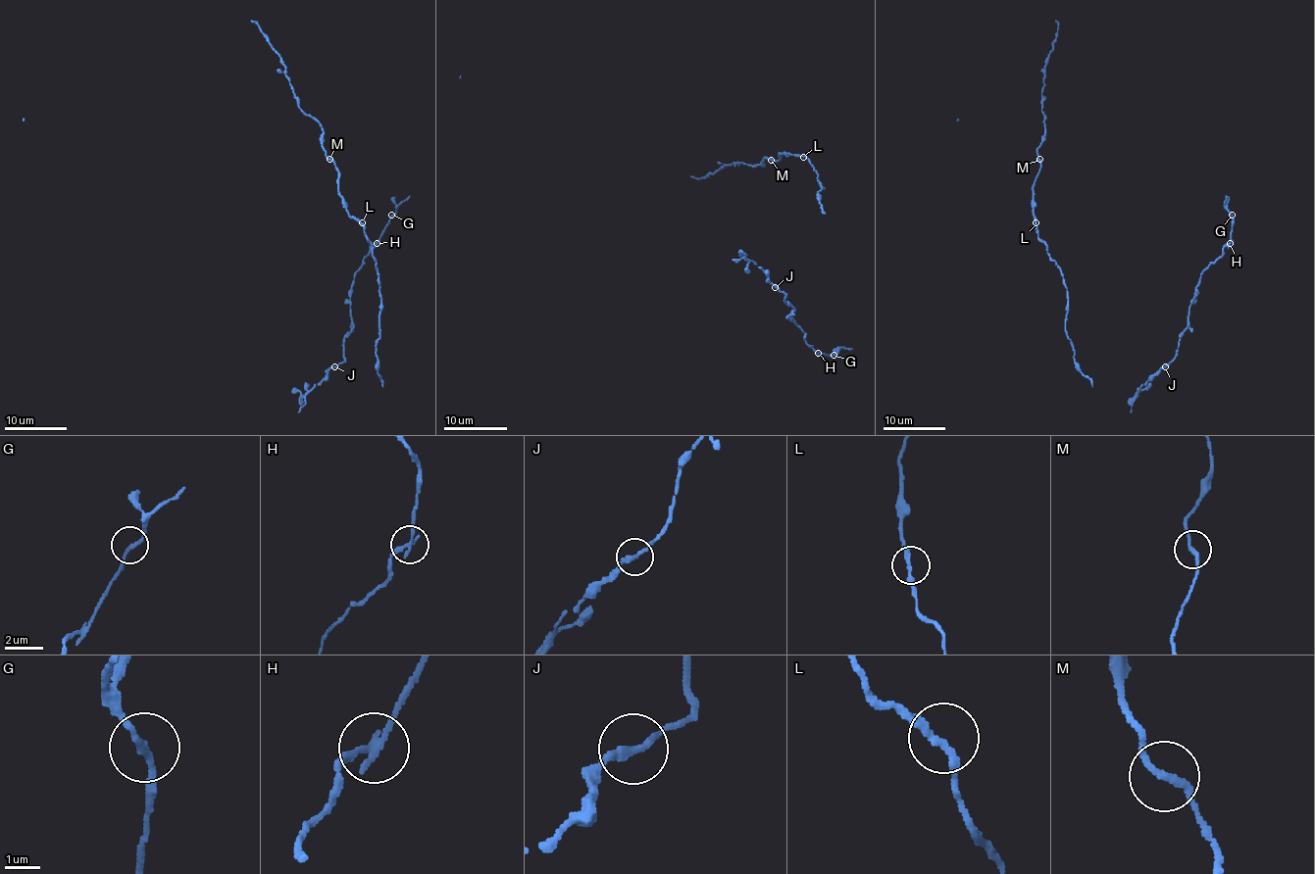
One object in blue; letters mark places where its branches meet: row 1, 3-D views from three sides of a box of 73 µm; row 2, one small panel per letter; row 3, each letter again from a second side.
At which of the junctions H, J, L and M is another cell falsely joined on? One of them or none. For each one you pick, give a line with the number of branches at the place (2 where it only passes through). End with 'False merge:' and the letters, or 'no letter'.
H: 2
False merge: H

